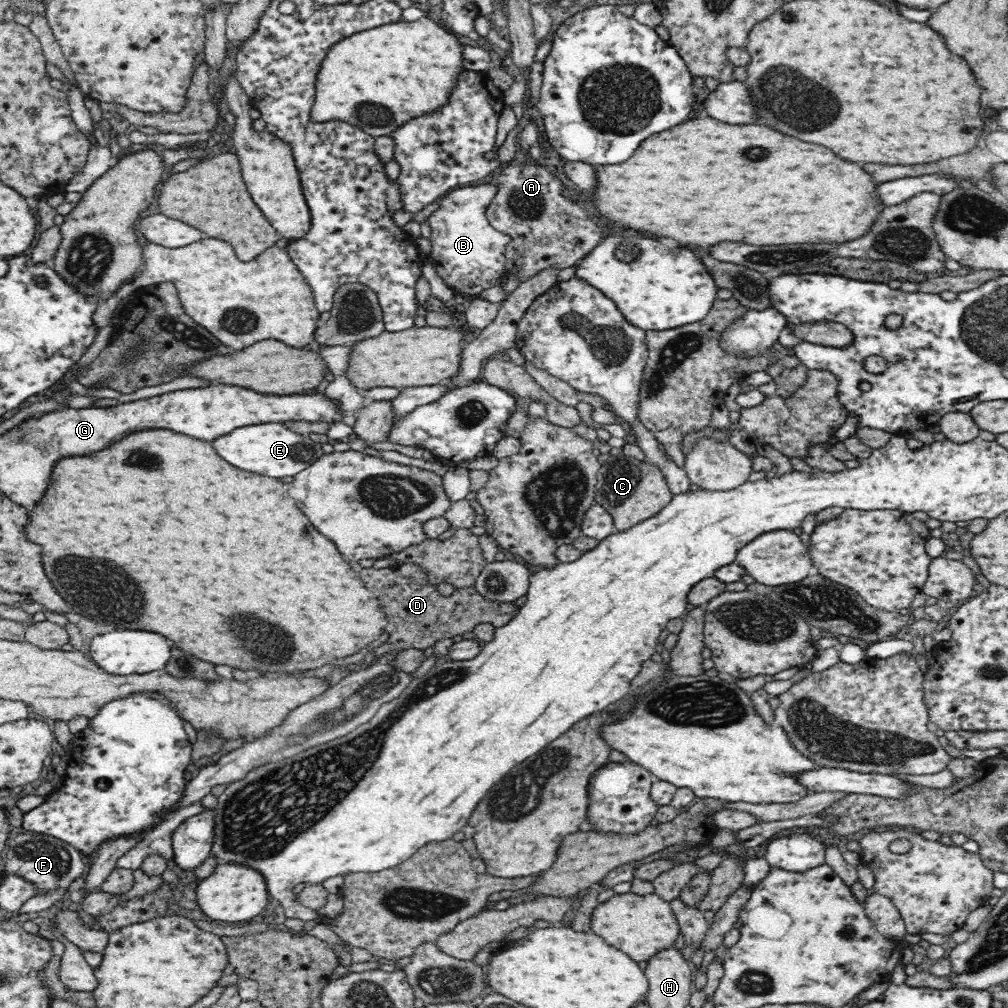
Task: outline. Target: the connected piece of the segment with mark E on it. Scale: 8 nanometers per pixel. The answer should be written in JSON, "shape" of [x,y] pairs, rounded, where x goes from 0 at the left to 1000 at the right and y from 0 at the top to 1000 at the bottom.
{"shape":[[[281,420],[240,423],[230,427],[228,431],[218,433],[212,438],[212,444],[224,458],[228,458],[240,466],[256,468],[256,470],[264,470],[264,472],[276,475],[282,474],[282,472],[294,472],[322,450],[319,439],[310,438],[306,432],[290,428]]]}

